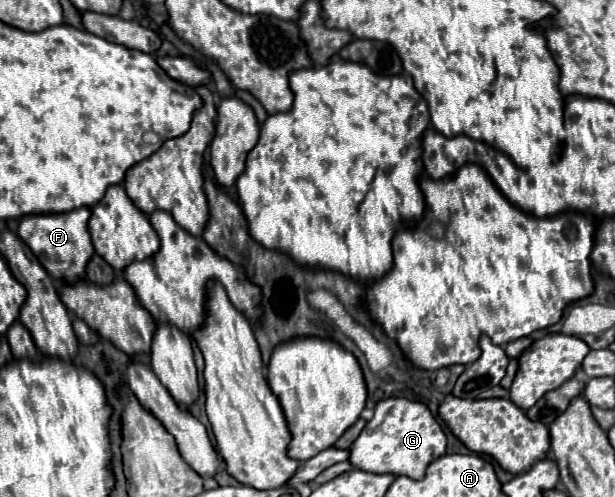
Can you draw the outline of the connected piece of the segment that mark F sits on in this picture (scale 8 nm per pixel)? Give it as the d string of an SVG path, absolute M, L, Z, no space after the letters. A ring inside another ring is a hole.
M80 207L74 211L54 213L54 215L24 215L18 225L18 237L30 247L32 239L32 253L38 257L42 267L58 281L74 283L86 277L86 263L94 255L94 247L88 233L88 219L90 209Z

